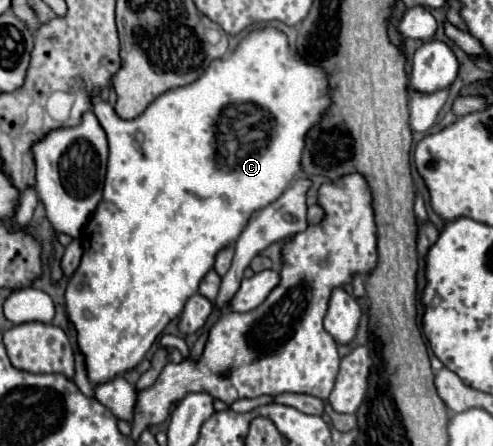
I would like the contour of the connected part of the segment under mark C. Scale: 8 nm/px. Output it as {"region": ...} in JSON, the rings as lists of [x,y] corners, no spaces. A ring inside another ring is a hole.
{"region":[[[275,28],[253,30],[249,36],[243,38],[243,42],[227,60],[213,60],[213,64],[205,70],[205,76],[201,76],[201,80],[187,84],[185,88],[175,88],[161,94],[135,120],[119,118],[113,106],[109,106],[109,102],[105,102],[99,94],[91,96],[91,106],[93,106],[91,110],[97,116],[109,140],[109,162],[103,186],[103,200],[99,202],[93,218],[89,220],[87,230],[83,230],[81,234],[83,258],[75,274],[69,278],[65,290],[65,312],[77,332],[77,346],[85,356],[85,370],[91,384],[109,382],[137,368],[145,358],[145,354],[149,352],[149,348],[161,336],[165,326],[181,314],[187,298],[197,292],[201,278],[213,268],[217,252],[237,240],[237,236],[243,232],[249,218],[257,210],[265,208],[285,192],[293,176],[301,170],[299,160],[301,160],[301,148],[305,146],[305,132],[309,132],[309,128],[317,124],[317,116],[321,116],[321,104],[329,104],[329,100],[325,100],[325,76],[321,76],[321,72],[317,72],[317,68],[313,68],[311,64],[305,64],[305,60],[297,60],[297,56],[289,52],[285,34],[281,34]]]}

